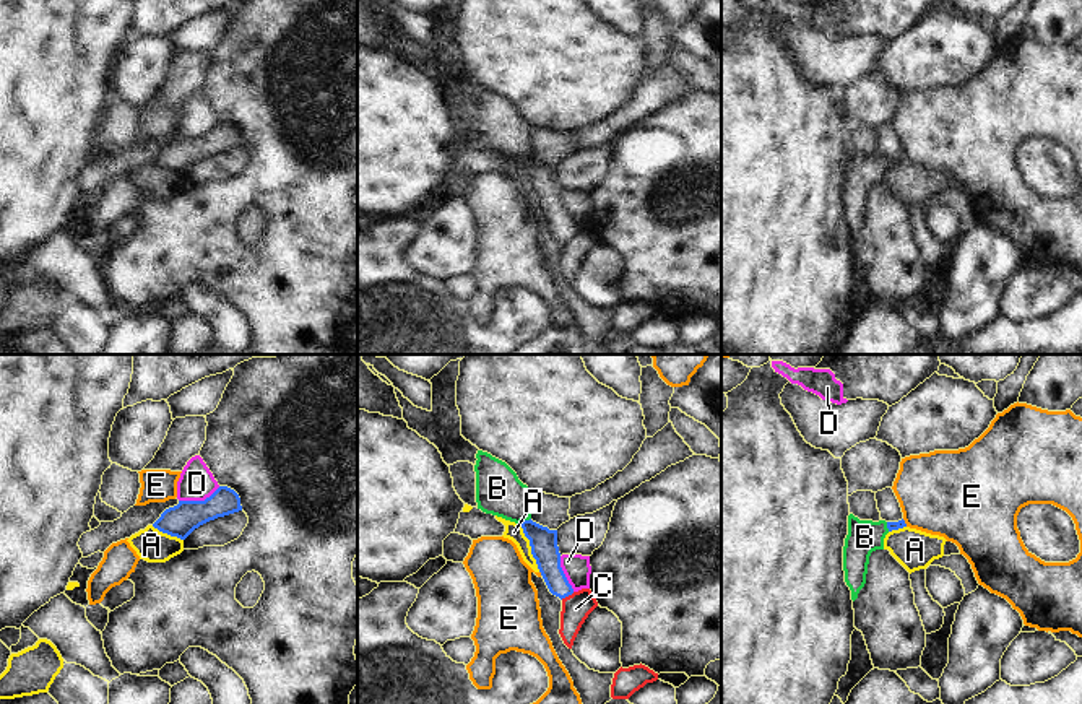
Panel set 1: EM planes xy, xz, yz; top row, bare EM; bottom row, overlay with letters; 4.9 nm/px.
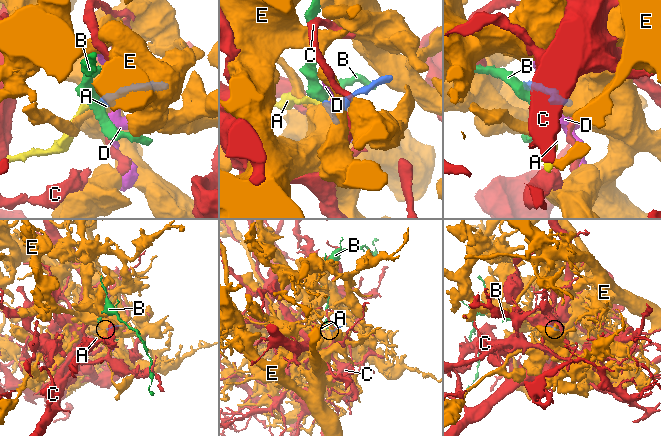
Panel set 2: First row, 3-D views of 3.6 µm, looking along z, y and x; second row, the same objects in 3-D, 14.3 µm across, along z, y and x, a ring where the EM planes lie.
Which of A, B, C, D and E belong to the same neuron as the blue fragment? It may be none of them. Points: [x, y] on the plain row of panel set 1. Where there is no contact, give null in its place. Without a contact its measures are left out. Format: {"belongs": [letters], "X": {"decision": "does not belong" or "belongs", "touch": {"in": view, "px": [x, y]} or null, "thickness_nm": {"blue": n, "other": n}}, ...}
{"belongs": ["B"], "A": {"decision": "does not belong", "touch": {"in": "xz", "px": [532, 184]}, "thickness_nm": {"blue": 140, "other": 90}}, "B": {"decision": "belongs", "touch": {"in": "xz", "px": [523, 156]}, "thickness_nm": {"blue": 140, "other": 240}}, "C": {"decision": "does not belong", "touch": {"in": "xz", "px": [567, 231]}, "thickness_nm": {"blue": 130, "other": 140}}, "D": {"decision": "does not belong", "touch": {"in": "xy", "px": [199, 137]}, "thickness_nm": {"blue": 160, "other": 170}}, "E": {"decision": "does not belong", "touch": {"in": "xz", "px": [540, 207]}, "thickness_nm": {"blue": 140, "other": 300}}}

